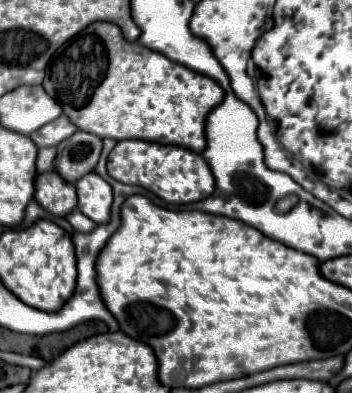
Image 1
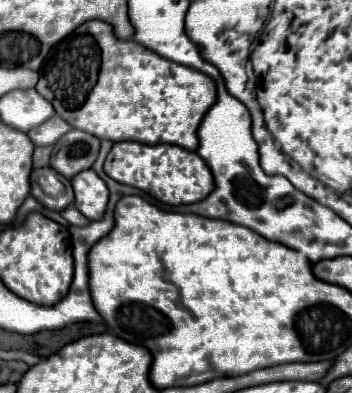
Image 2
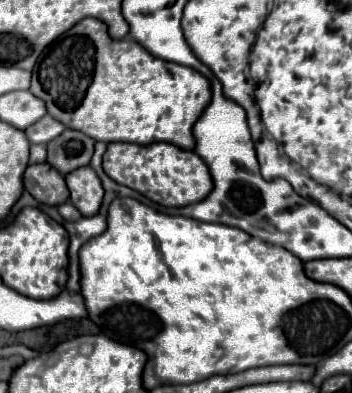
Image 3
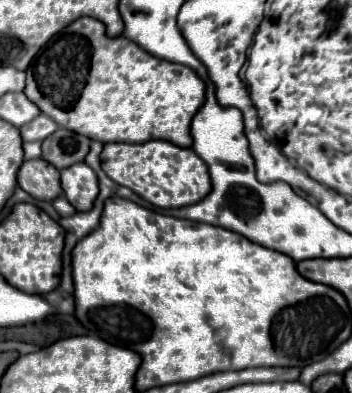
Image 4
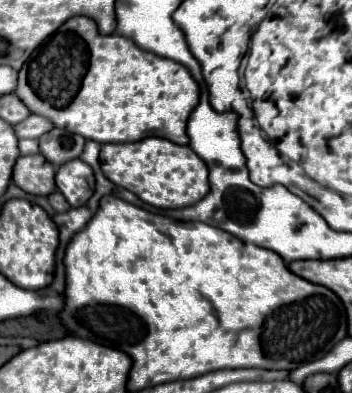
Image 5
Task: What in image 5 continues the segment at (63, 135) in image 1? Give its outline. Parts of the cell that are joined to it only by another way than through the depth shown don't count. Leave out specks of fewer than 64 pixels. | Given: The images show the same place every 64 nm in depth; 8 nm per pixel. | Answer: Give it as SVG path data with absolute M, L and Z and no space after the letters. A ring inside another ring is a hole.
M28 116L28 120L22 120L14 126L14 132L18 138L40 138L44 132L52 130L52 122L44 116Z

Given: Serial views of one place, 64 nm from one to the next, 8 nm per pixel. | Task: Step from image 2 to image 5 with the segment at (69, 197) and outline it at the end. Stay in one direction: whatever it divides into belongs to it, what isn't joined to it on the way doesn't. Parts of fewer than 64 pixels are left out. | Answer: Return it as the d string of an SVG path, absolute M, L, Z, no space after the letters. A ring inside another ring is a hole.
M42 154L20 156L14 164L12 182L20 186L24 192L34 196L48 196L56 190L54 186L54 166L44 160Z

